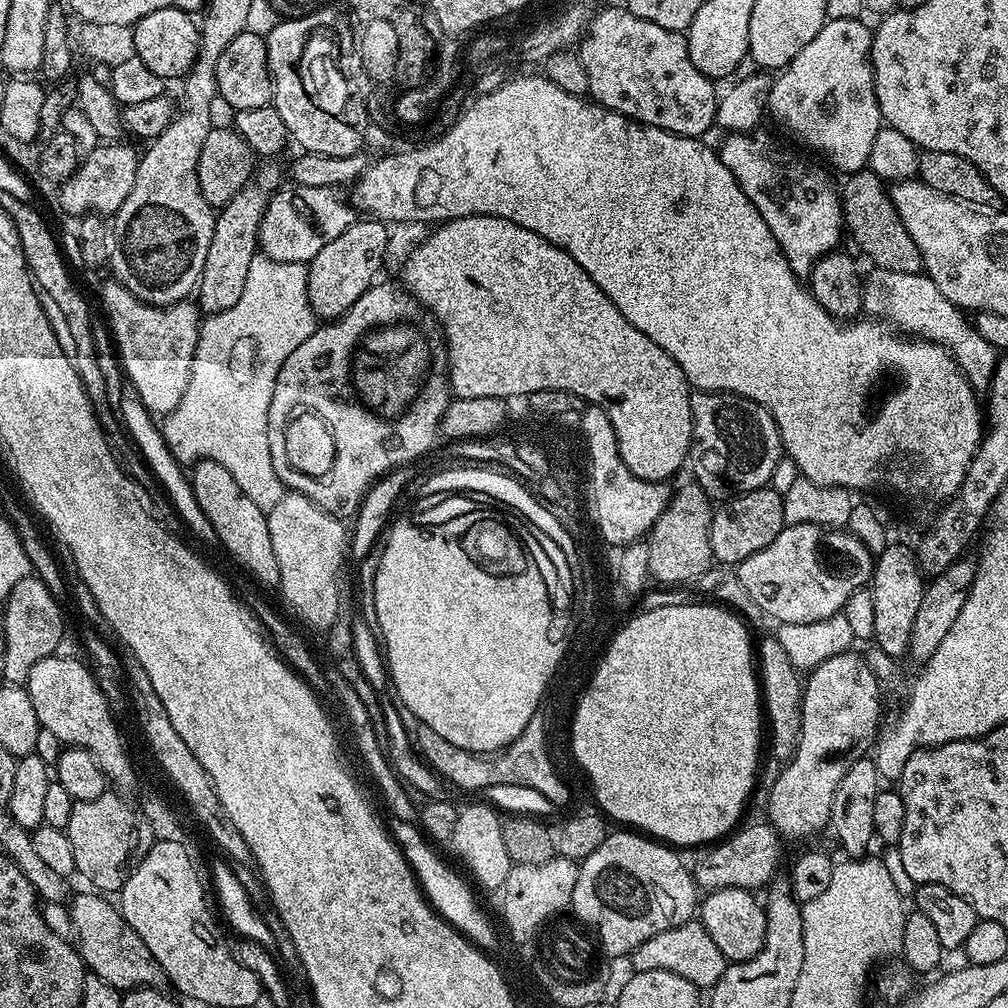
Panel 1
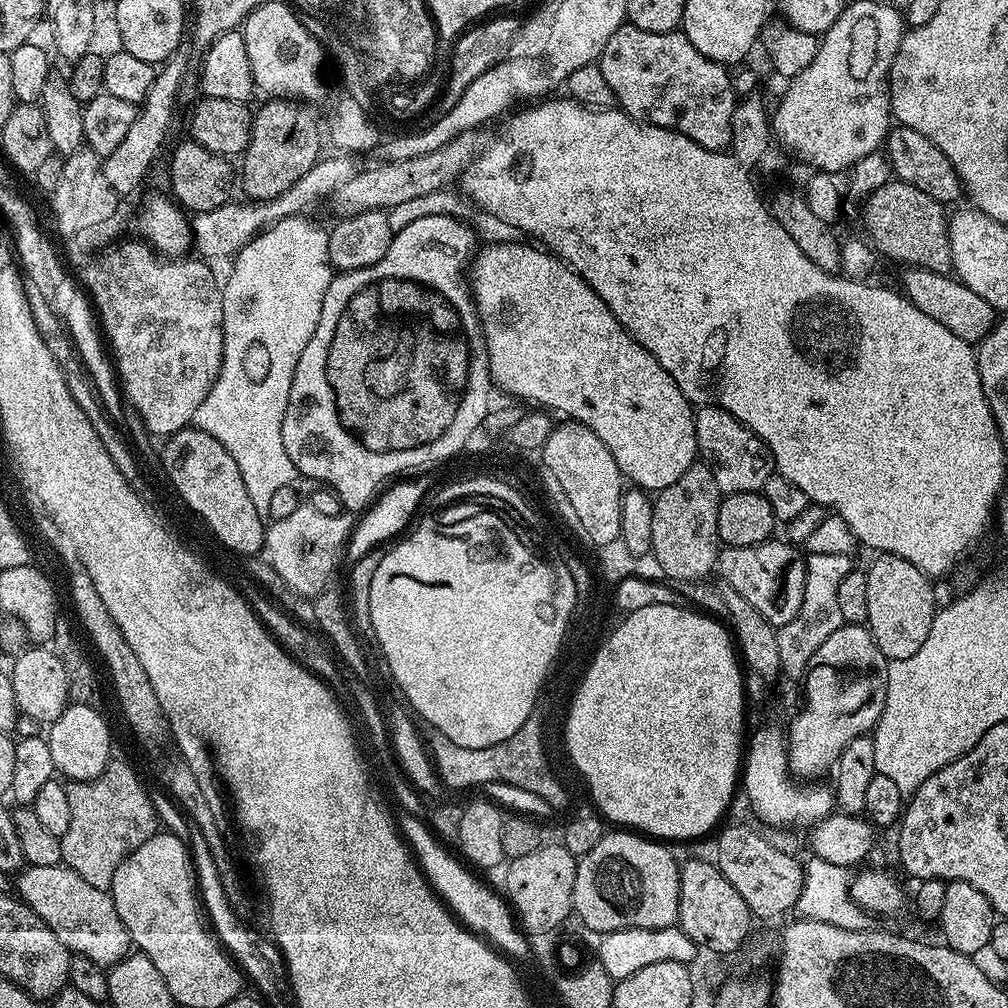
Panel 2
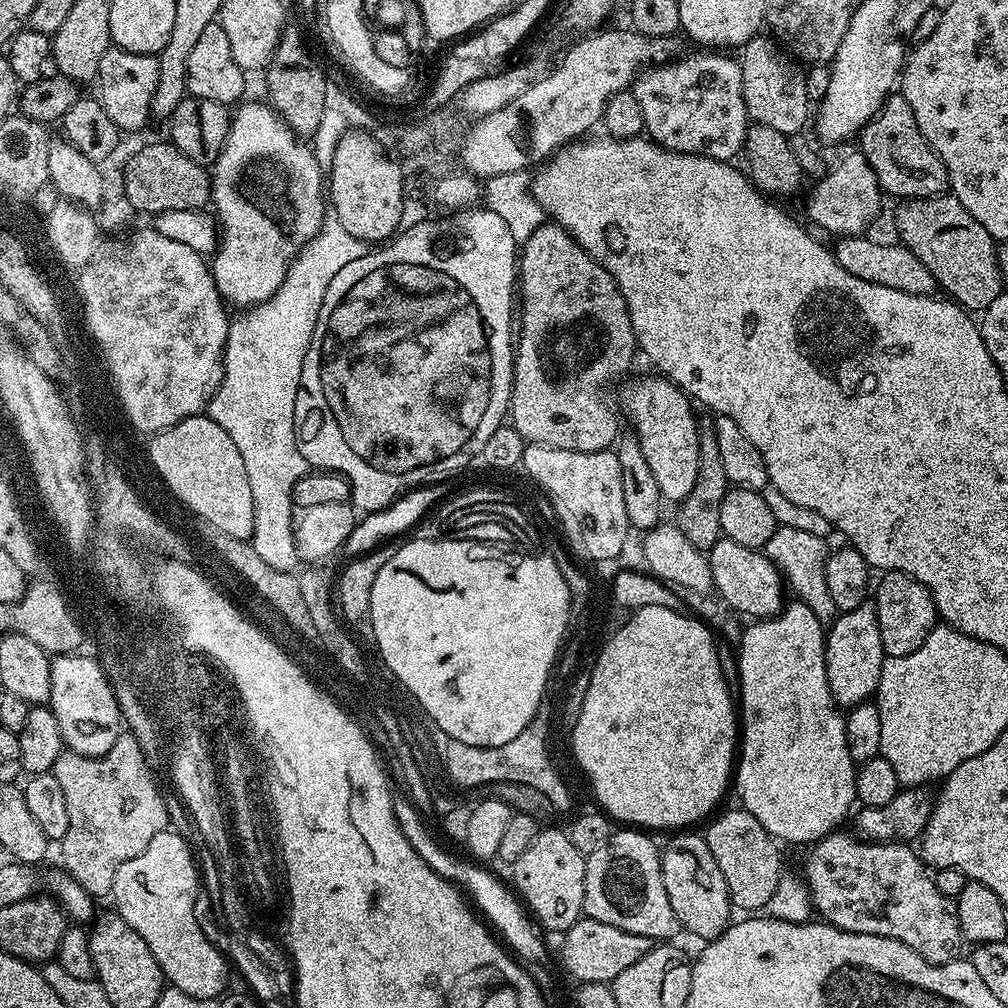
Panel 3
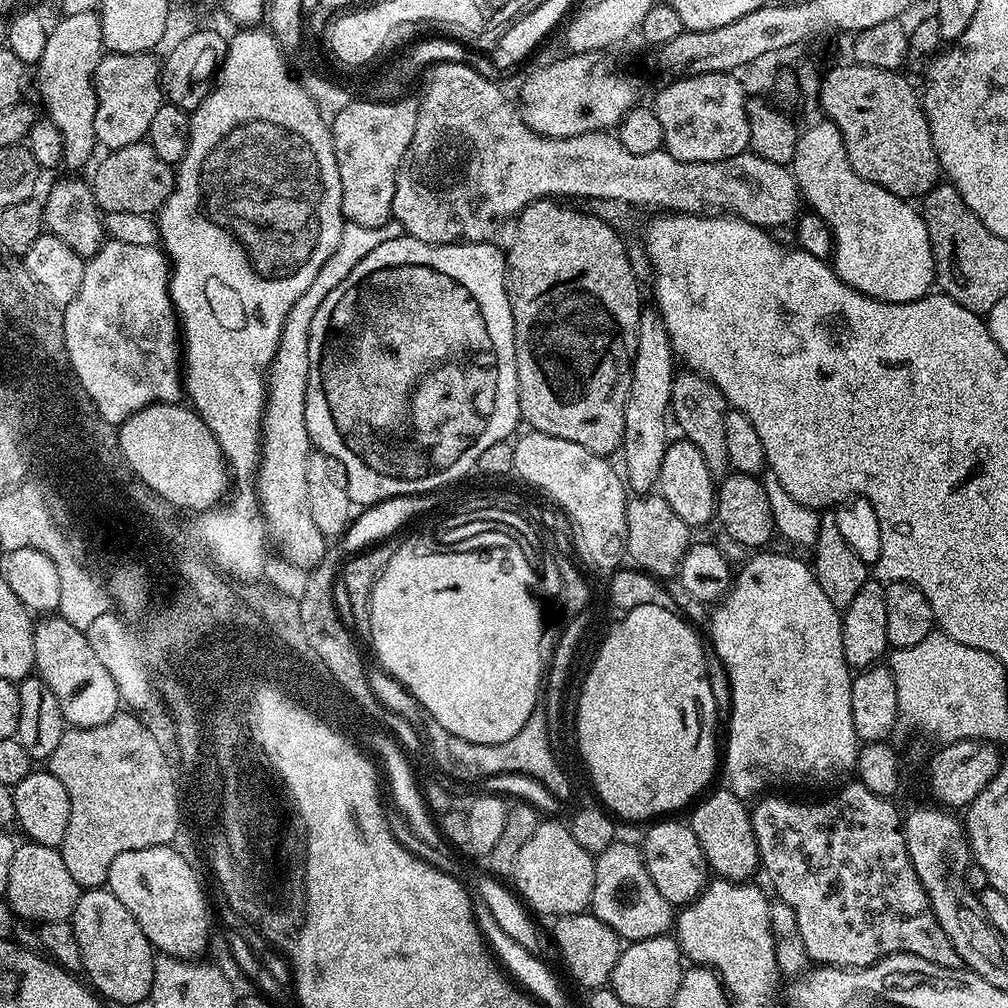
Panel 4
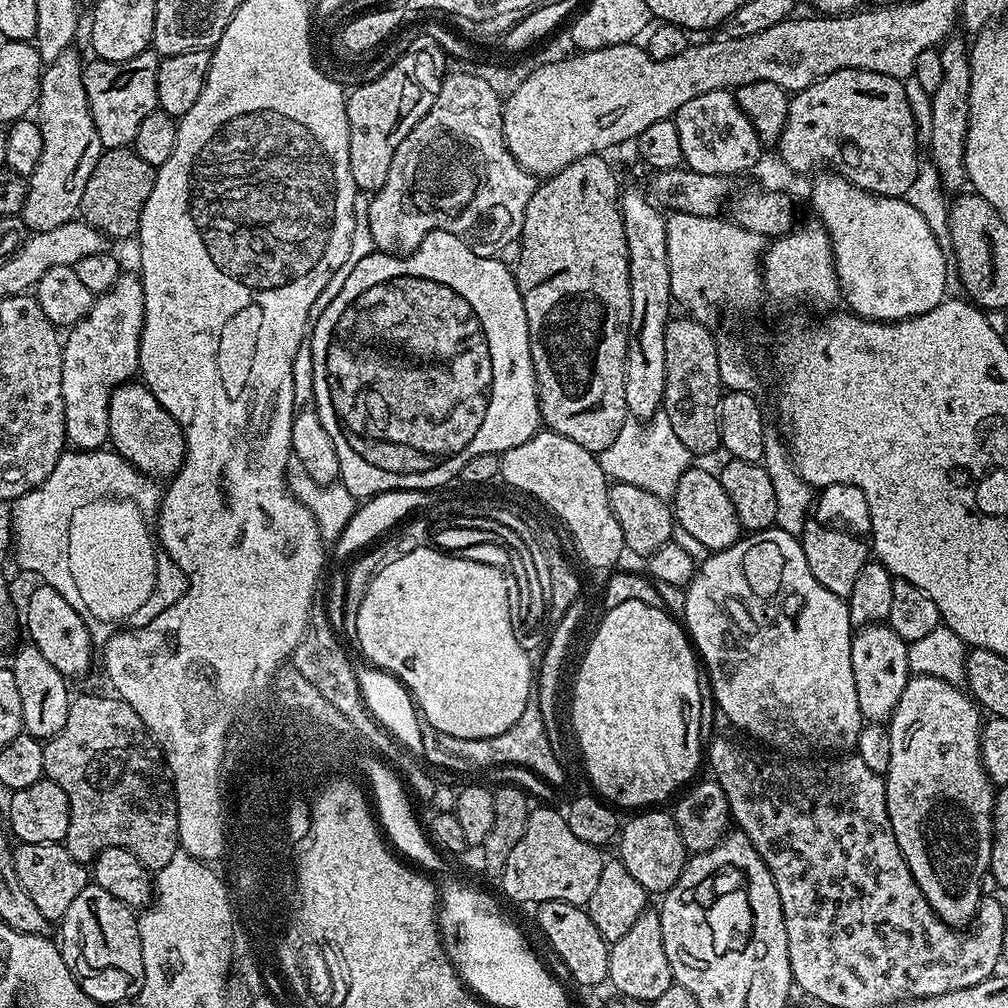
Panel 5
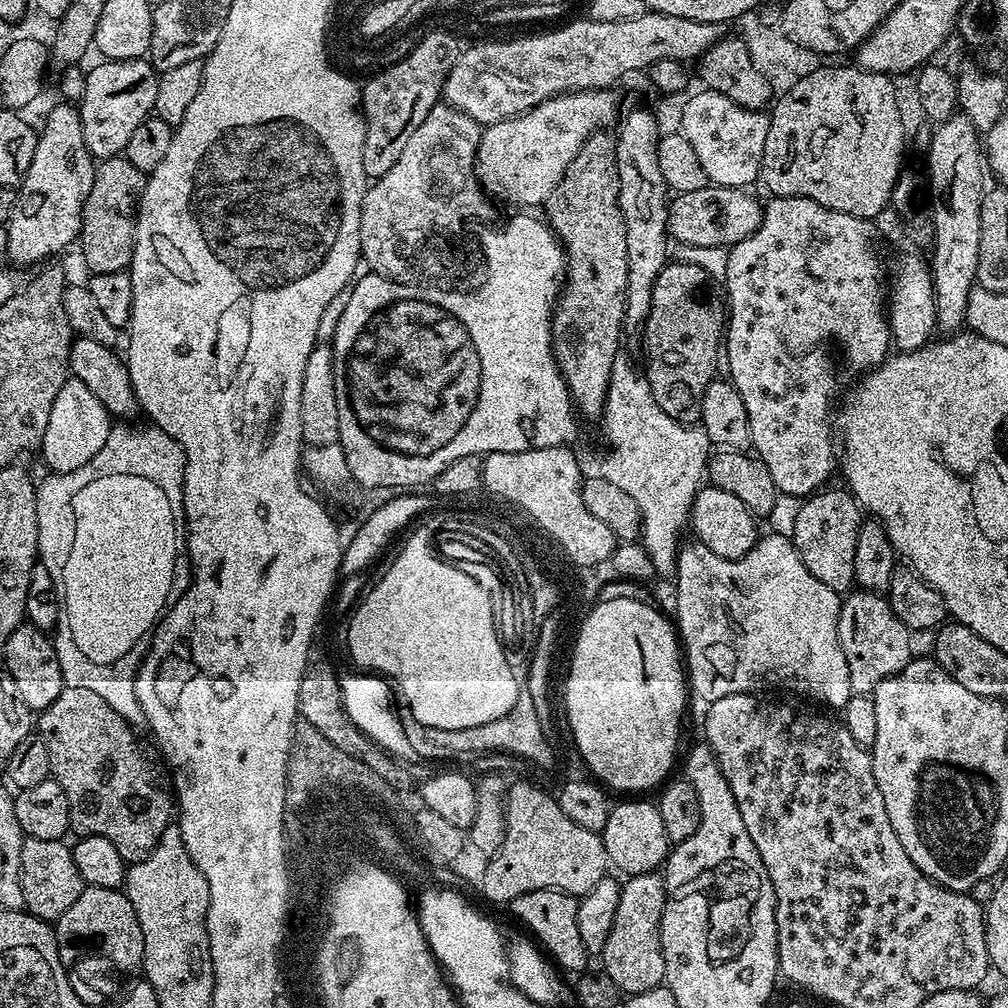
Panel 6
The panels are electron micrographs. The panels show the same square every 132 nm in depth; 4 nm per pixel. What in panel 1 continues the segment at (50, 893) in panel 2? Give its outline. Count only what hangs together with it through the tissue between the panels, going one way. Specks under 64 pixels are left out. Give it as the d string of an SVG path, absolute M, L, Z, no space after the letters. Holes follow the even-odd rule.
M95 891L80 892L71 897L70 911L75 928L74 947L91 975L110 982L110 986L121 990L134 988L163 989L166 977L162 966L146 950L146 942L128 925L126 918L111 899Z

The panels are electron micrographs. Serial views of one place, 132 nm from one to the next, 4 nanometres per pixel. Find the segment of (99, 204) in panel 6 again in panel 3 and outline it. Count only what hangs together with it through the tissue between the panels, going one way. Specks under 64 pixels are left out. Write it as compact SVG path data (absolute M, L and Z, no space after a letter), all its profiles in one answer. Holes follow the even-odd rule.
M171 142L164 144L145 143L143 148L137 148L123 167L123 199L128 199L128 204L132 208L137 208L140 212L150 212L150 214L162 213L172 210L196 210L203 209L212 199L212 178L209 169L203 164L194 162L182 154Z

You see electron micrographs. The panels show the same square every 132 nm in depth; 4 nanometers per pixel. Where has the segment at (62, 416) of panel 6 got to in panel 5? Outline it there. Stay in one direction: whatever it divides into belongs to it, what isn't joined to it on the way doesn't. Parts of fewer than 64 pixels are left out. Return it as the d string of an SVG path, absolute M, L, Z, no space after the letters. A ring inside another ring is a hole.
M121 274L110 290L93 299L89 312L67 333L63 341L62 398L66 440L73 449L103 449L109 443L110 393L137 375L143 325L144 291L139 275Z

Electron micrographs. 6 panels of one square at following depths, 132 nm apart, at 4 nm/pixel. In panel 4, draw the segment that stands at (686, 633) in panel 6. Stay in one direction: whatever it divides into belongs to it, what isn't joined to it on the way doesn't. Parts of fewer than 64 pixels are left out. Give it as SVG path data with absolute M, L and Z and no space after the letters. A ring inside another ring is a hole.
M760 550L752 556L744 565L741 566L740 572L735 573L734 579L727 592L724 593L722 599L711 609L710 612L710 625L712 624L712 648L716 651L716 656L720 659L720 664L724 667L724 672L728 675L728 696L732 699L732 713L728 716L728 749L723 749L722 752L722 772L728 775L726 781L727 787L732 791L735 796L741 798L759 797L761 794L767 793L775 784L828 784L831 780L836 780L839 776L844 776L853 771L856 766L856 754L858 751L858 741L854 734L854 717L850 715L850 690L852 689L852 678L854 675L853 669L849 668L846 662L846 654L842 650L842 612L841 609L834 606L834 602L830 602L830 598L826 598L826 593L823 592L822 586L818 586L816 581L816 574L812 571L807 563L804 564L796 556L787 556L784 552L768 552L772 550Z

